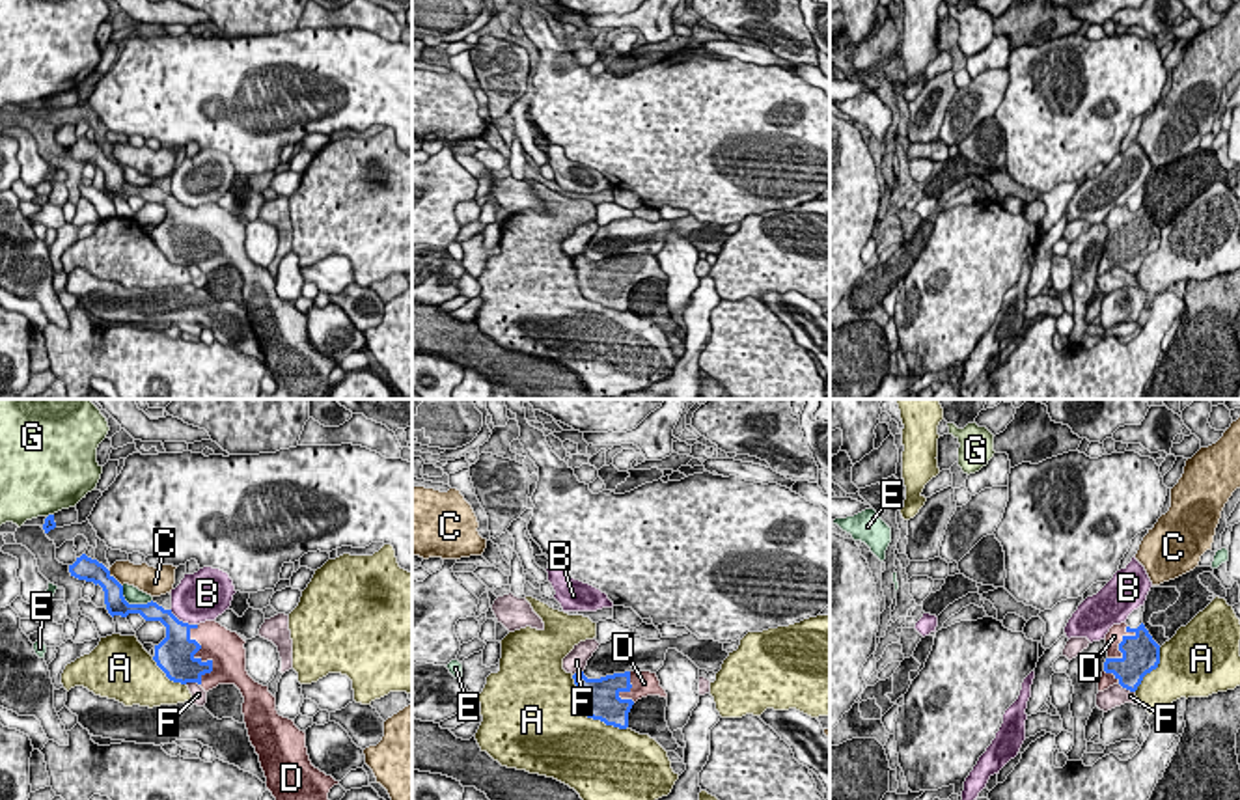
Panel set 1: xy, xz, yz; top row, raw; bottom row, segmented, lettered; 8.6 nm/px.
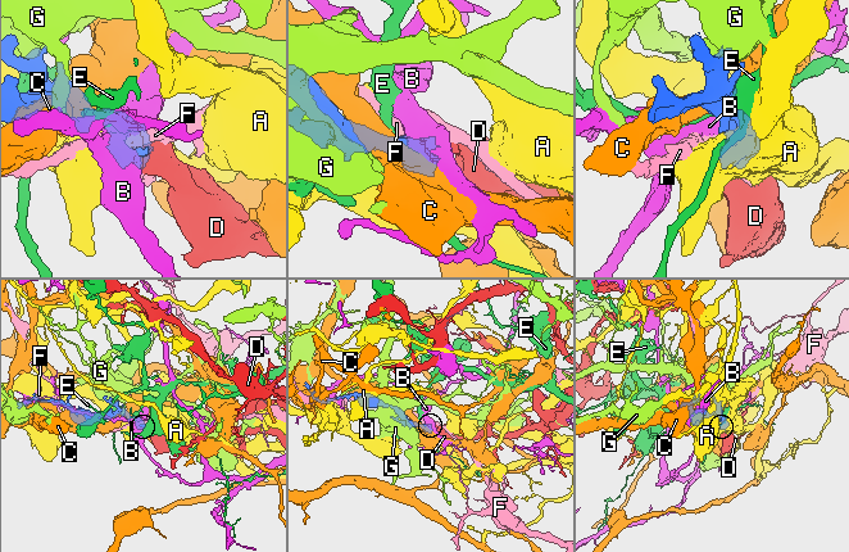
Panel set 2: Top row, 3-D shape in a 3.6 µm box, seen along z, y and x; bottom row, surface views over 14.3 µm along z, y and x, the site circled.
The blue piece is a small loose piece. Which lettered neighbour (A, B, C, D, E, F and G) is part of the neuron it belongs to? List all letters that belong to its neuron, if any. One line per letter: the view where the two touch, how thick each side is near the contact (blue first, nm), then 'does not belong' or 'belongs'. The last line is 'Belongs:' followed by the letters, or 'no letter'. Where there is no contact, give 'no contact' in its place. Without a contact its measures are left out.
A: meets blue in xz; 360 nm thick on the blue side, 500 nm on the other; does not belong
B: meets blue in xy; 300 nm thick on the blue side, 400 nm on the other; does not belong
C: meets blue in xy; 200 nm thick on the blue side, 220 nm on the other; does not belong
D: meets blue in xy; 340 nm thick on the blue side, 320 nm on the other; belongs
E: meets blue in xy; 190 nm thick on the blue side, 160 nm on the other; does not belong
F: meets blue in yz; 280 nm thick on the blue side, 190 nm on the other; does not belong
G: meets blue in xy; 100 nm thick on the blue side, 500 nm on the other; does not belong
Belongs: D

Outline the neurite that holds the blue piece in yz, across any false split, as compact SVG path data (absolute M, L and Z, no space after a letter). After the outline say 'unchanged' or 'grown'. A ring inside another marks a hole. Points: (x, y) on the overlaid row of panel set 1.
M1126 623L1113 625L1106 634L1108 658L1098 683L1098 692L1113 684L1136 692L1143 677L1158 668L1160 645L1145 625L1130 628Z | grown

